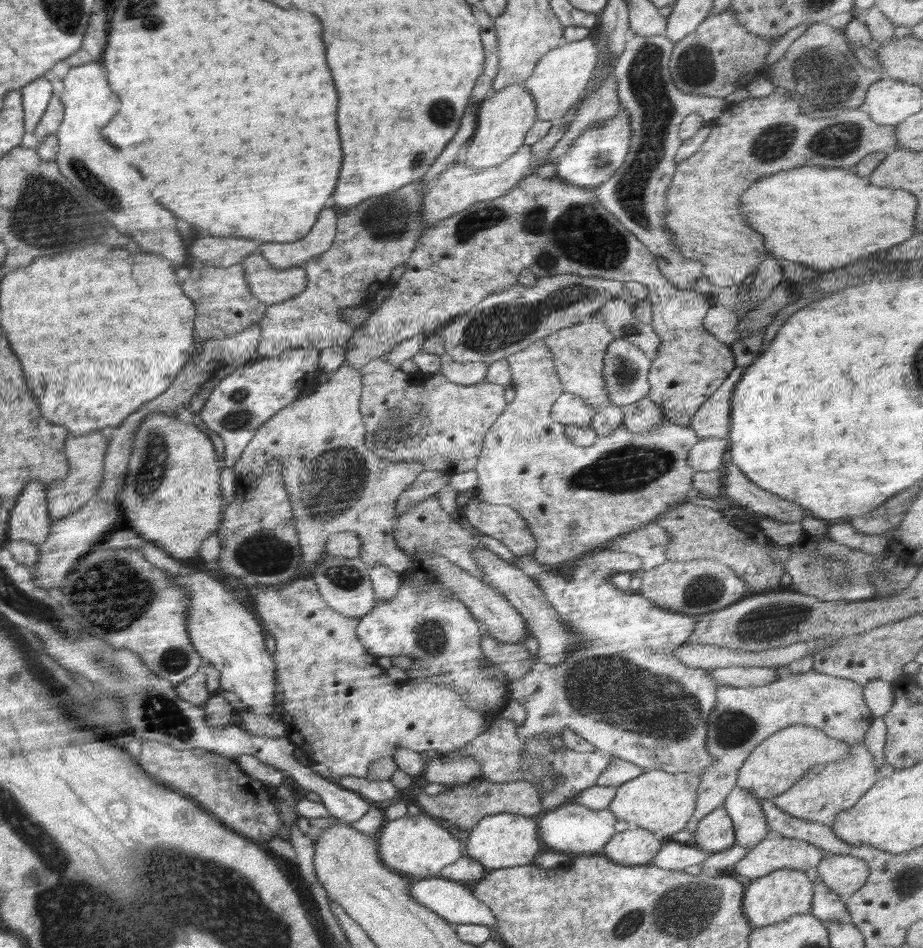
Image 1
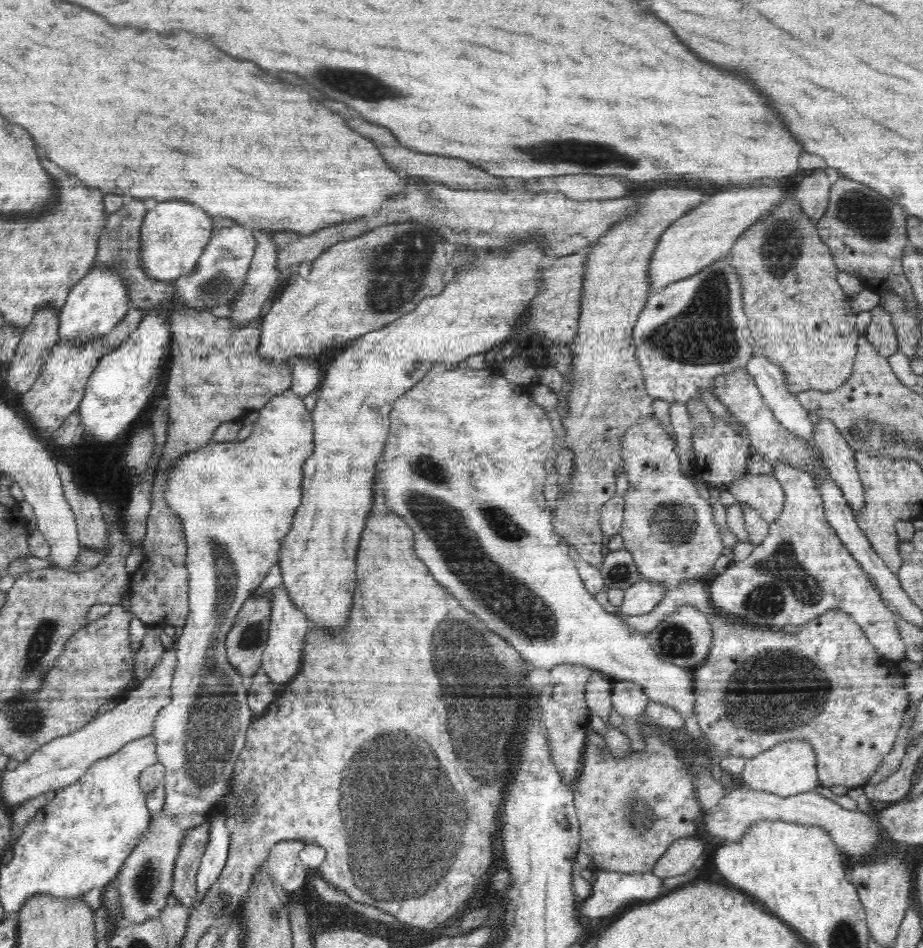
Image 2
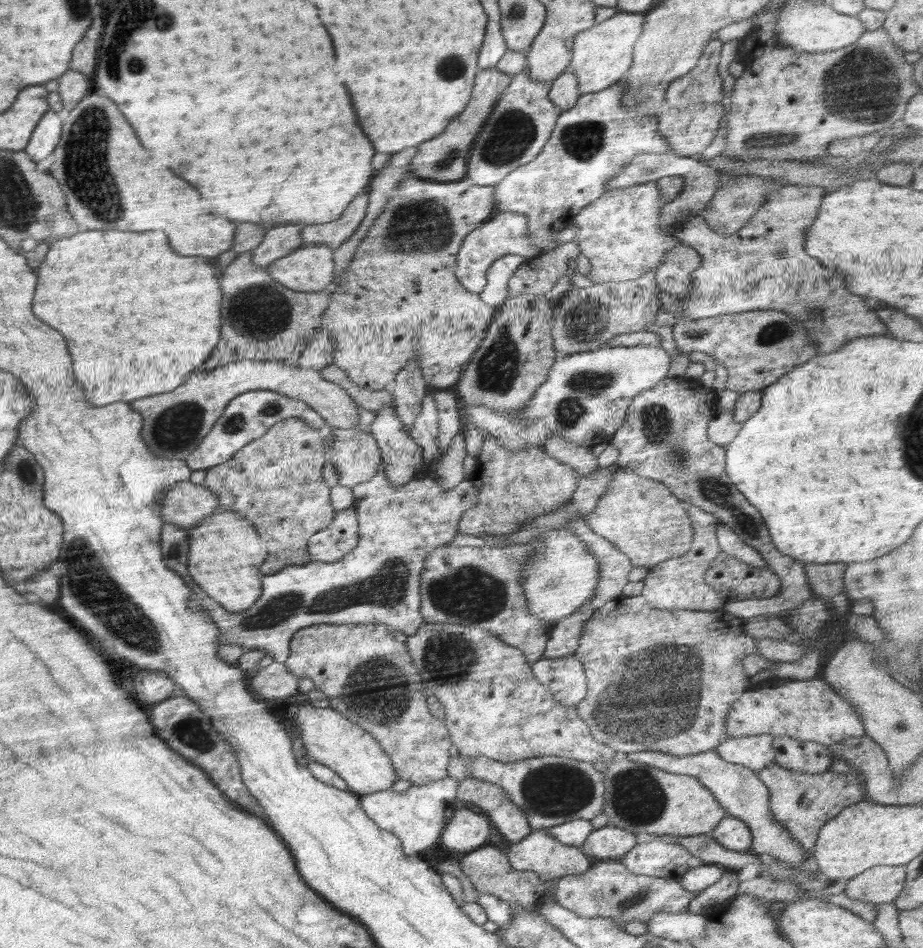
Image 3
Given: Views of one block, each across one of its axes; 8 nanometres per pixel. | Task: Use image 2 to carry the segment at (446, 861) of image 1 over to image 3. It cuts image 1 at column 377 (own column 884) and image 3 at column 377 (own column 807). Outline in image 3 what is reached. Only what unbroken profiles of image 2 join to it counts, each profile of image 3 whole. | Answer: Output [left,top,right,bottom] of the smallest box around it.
[360,777,459,856]

